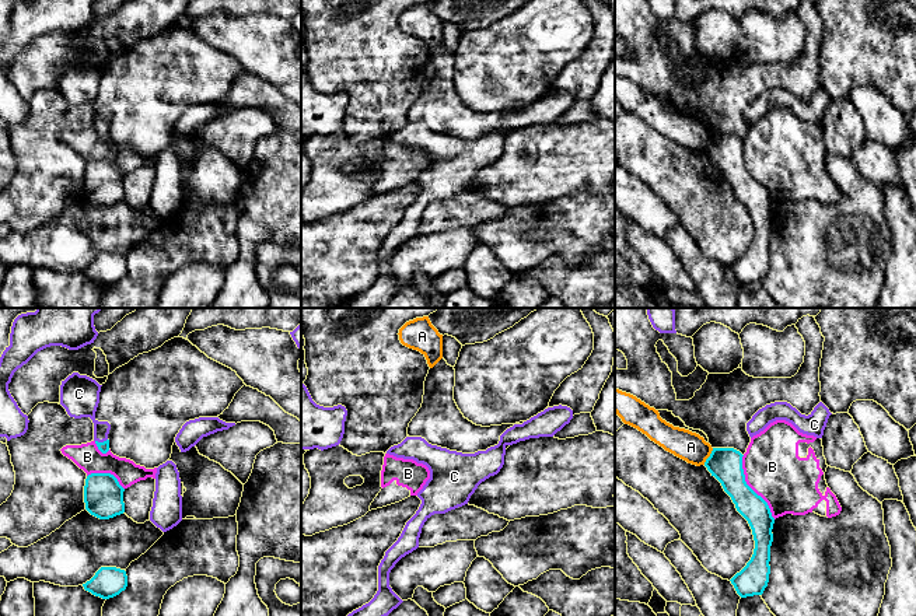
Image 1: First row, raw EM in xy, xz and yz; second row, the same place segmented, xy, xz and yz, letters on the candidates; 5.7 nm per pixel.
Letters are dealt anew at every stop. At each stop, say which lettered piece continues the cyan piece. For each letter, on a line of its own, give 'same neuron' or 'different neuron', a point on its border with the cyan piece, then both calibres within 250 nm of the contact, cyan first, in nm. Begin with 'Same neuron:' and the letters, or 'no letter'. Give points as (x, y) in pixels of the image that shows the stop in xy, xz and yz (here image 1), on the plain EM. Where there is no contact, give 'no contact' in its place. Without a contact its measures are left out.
Same neuron: C
A: different neuron; meets cyan in yz at (709, 143); 190 nm thick on the cyan side, 170 nm on the other
B: different neuron; meets cyan in yz at (750, 174); 190 nm thick on the cyan side, 320 nm on the other
C: same neuron; meets cyan in xy at (101, 129); 60 nm thick on the cyan side, 160 nm on the other

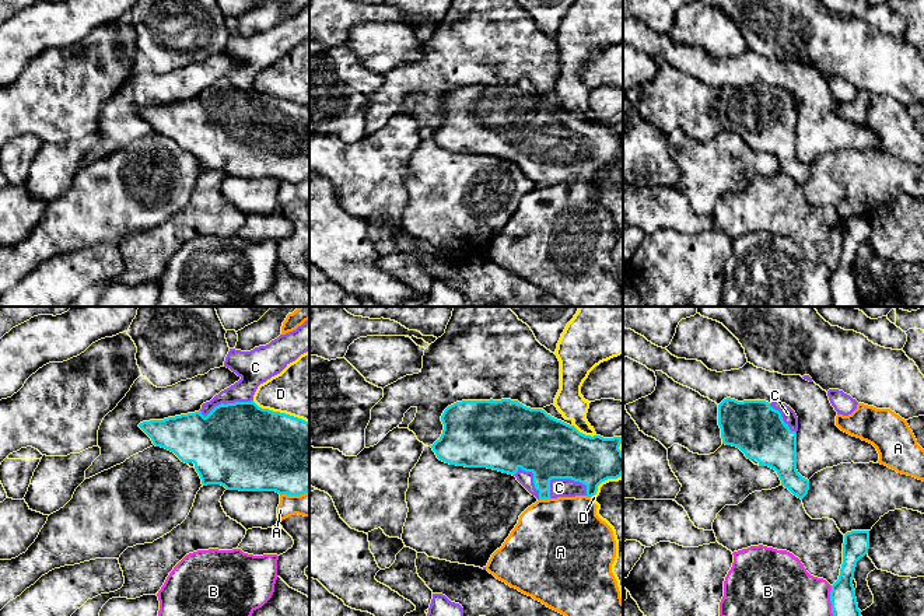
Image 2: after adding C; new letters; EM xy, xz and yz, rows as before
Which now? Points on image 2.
Same neuron: C
A: different neuron; meets cyan in xz at (543, 185); 280 nm thick on the cyan side, 480 nm on the other
B: different neuron; meets cyan in yz at (830, 287); 170 nm thick on the cyan side, 500 nm on the other
C: same neuron; meets cyan in xz at (571, 165); 340 nm thick on the cyan side, 110 nm on the other
D: different neuron; meets cyan in xy at (279, 98); 480 nm thick on the cyan side, 360 nm on the other

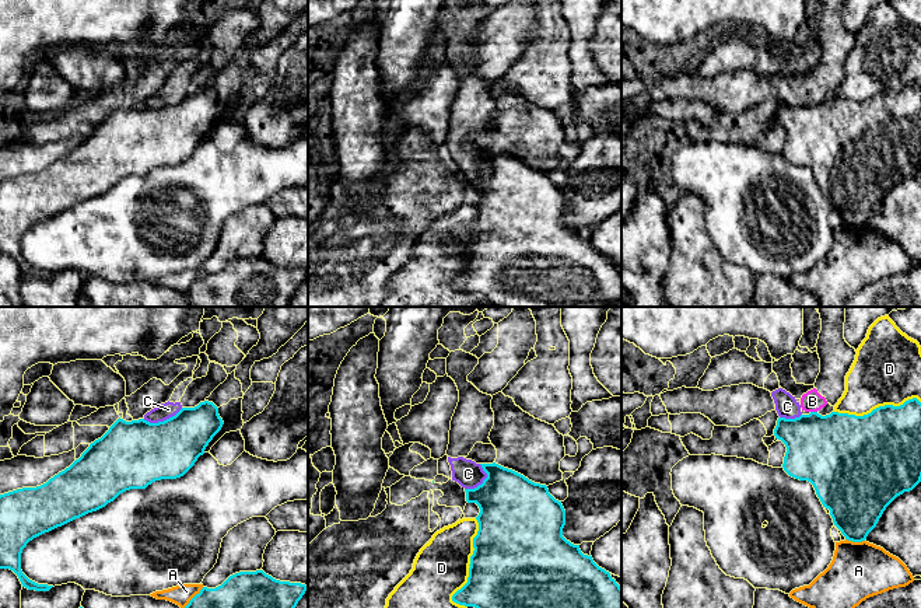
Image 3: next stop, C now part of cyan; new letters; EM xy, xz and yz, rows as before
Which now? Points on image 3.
Same neuron: no letter
A: different neuron; meets cyan in xy at (192, 285); 400 nm thick on the cyan side, 120 nm on the other
B: different neuron; meets cyan in yz at (813, 98); 420 nm thick on the cyan side, 120 nm on the other
C: different neuron; meets cyan in xy at (164, 107); 380 nm thick on the cyan side, 90 nm on the other
D: different neuron; meets cyan in xz at (469, 251); 500 nm thick on the cyan side, 320 nm on the other

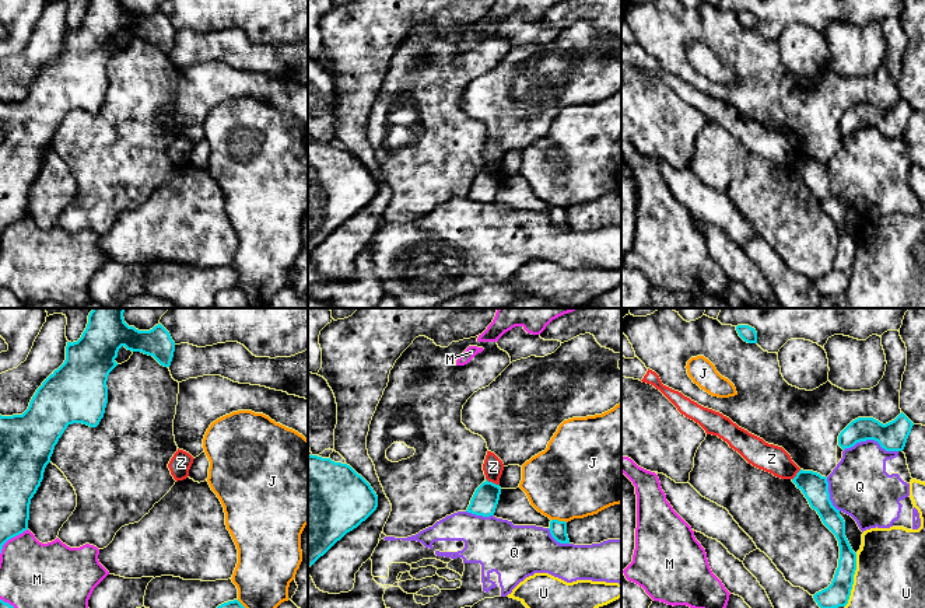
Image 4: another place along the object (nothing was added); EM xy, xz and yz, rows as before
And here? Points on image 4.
Same neuron: no letter
J: different neuron; meets cyan in xz at (557, 206); 100 nm thick on the cyan side, 460 nm on the other
M: different neuron; meets cyan in xy at (10, 224); 180 nm thick on the cyan side, 380 nm on the other
Q: different neuron; meets cyan in yz at (871, 125); 160 nm thick on the cyan side, 320 nm on the other
U: different neuron; meets cyan in yz at (852, 266); 140 nm thick on the cyan side, 440 nm on the other
Z: different neuron; meets cyan in xz at (491, 168); 150 nm thick on the cyan side, 120 nm on the other

